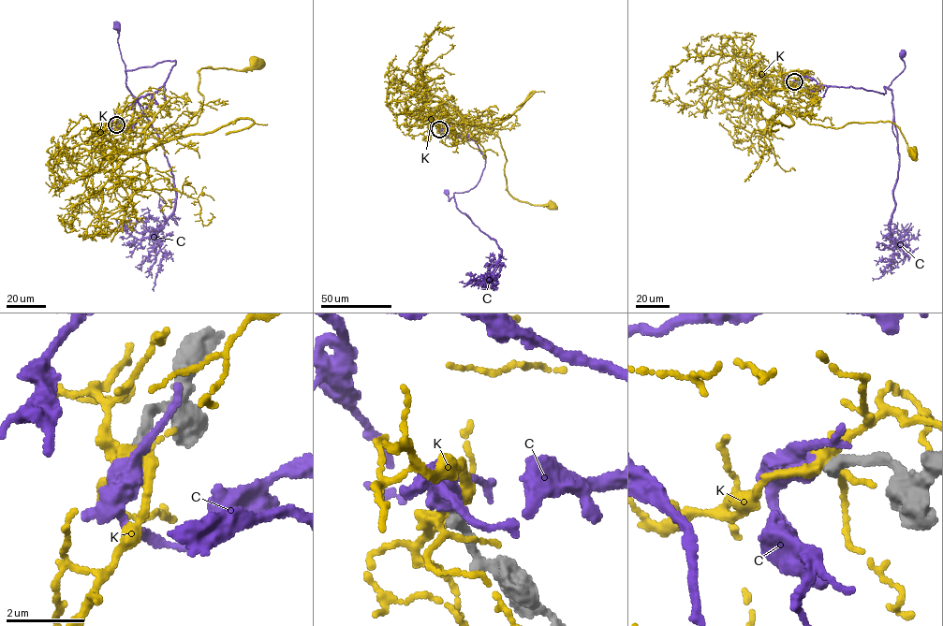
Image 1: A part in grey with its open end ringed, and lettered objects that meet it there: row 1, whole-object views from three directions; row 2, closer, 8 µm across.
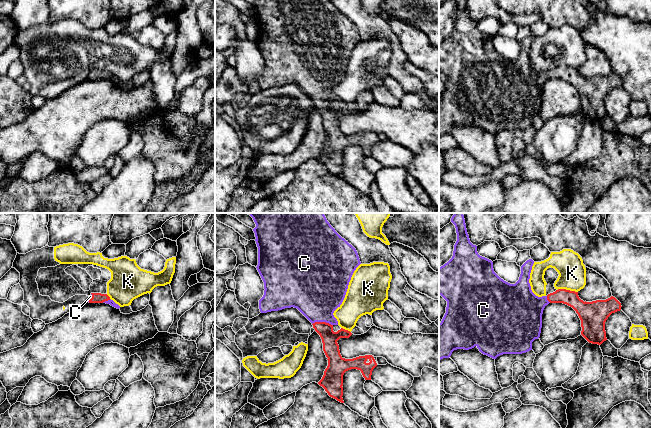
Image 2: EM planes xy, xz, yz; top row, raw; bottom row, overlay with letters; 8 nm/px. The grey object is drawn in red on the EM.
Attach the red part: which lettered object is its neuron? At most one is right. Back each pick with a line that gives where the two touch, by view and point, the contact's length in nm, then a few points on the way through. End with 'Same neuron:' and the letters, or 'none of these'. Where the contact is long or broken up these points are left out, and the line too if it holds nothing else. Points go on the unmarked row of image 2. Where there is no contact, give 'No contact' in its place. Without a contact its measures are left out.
C: Touches red at xz (322, 98). Shared border 170 nm. Path across: xz (329, 114), (322, 98), (316, 77), (316, 68)
Same neuron: C

